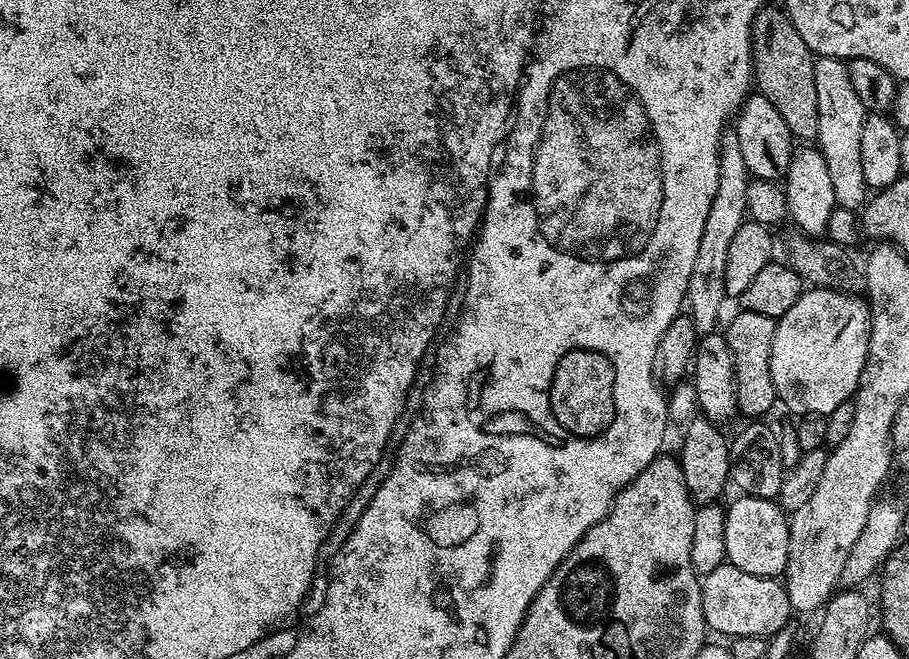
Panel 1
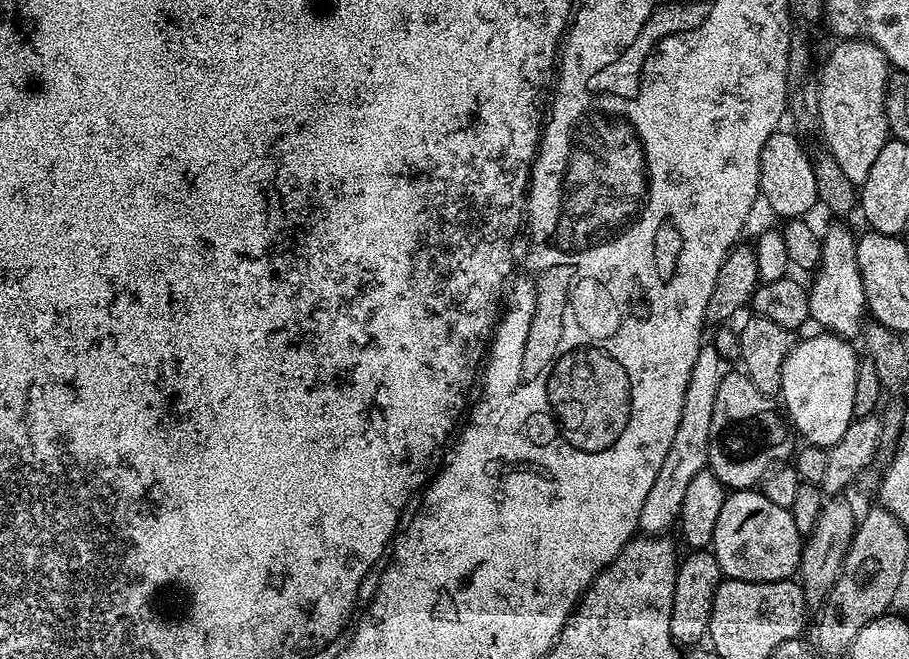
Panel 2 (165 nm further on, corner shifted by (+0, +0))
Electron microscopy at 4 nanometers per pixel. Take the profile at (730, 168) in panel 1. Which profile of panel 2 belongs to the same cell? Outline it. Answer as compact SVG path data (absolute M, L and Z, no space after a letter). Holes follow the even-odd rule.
M705 343L698 354L698 362L694 362L694 370L690 370L686 402L682 402L682 422L678 422L674 442L670 442L670 450L666 450L666 462L662 462L662 470L658 470L658 478L654 478L654 486L650 486L650 494L646 494L646 502L642 504L639 526L641 533L667 533L664 531L680 519L682 502L686 499L690 481L708 468L710 421L714 419L714 402L718 398L718 385L721 384L725 371L726 365L719 350L714 345Z

